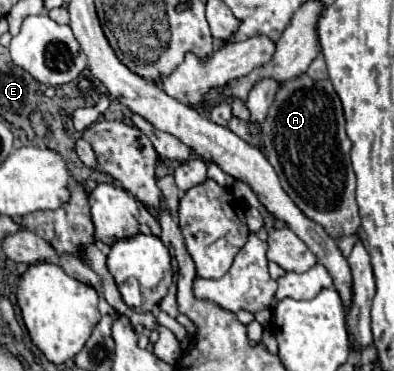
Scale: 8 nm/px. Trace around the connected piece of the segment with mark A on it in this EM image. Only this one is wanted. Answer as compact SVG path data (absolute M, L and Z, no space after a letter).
M302 73L280 83L264 121L250 121L250 111L238 97L232 101L232 115L250 127L252 145L262 149L276 169L282 189L308 219L322 225L332 237L360 233L360 217L354 201L356 181L348 161L352 143L344 131L340 99L328 79L318 81Z

